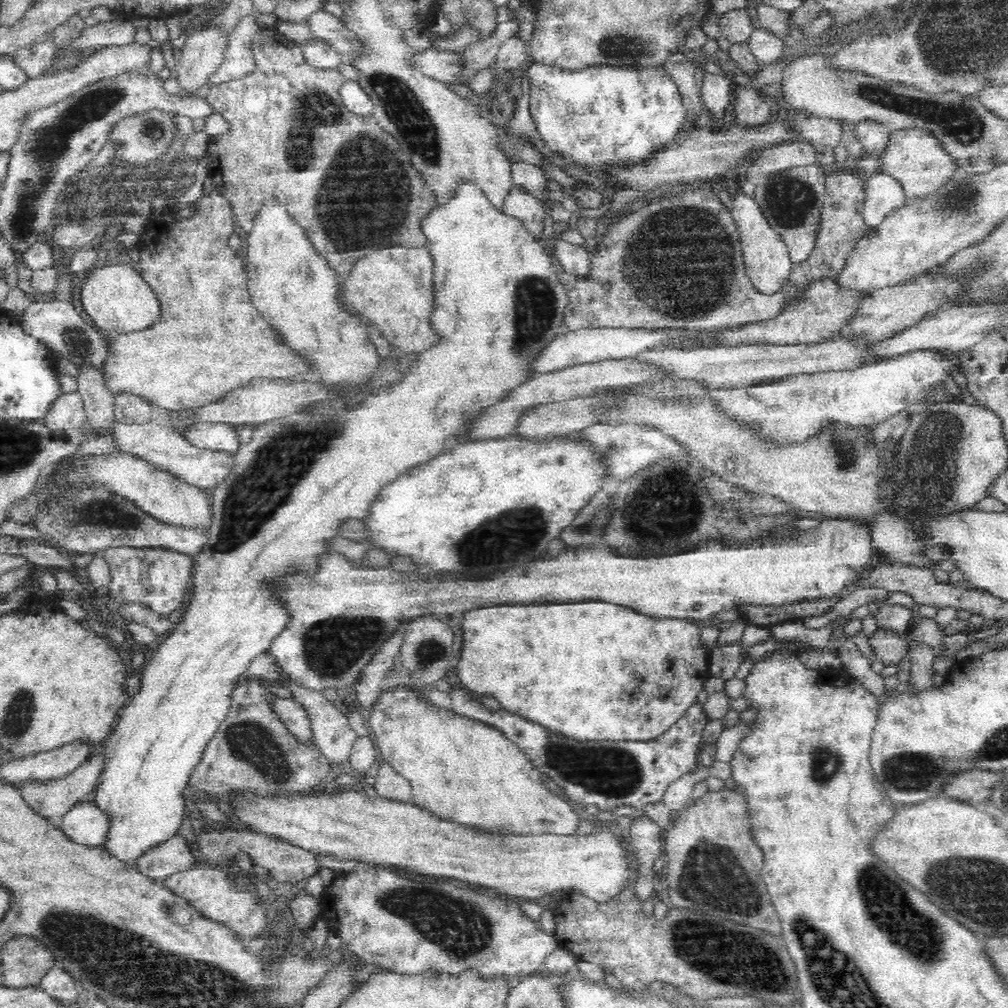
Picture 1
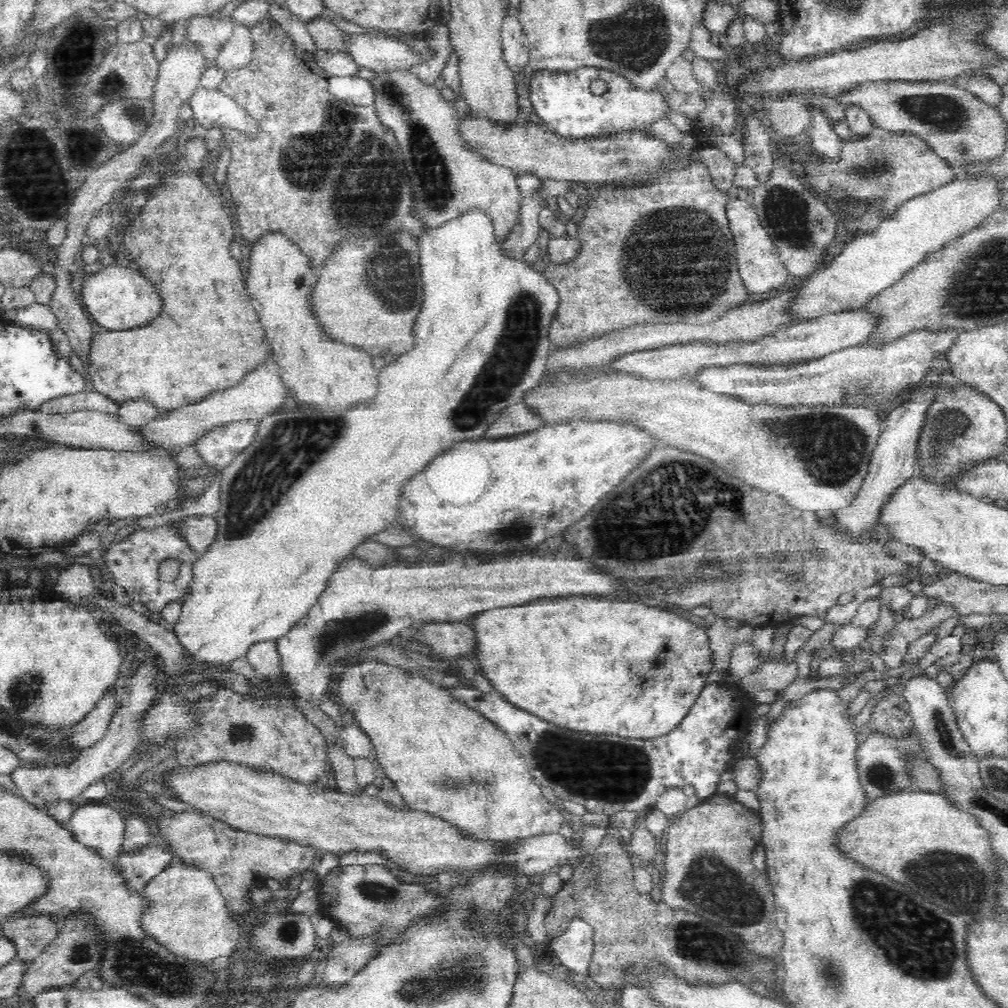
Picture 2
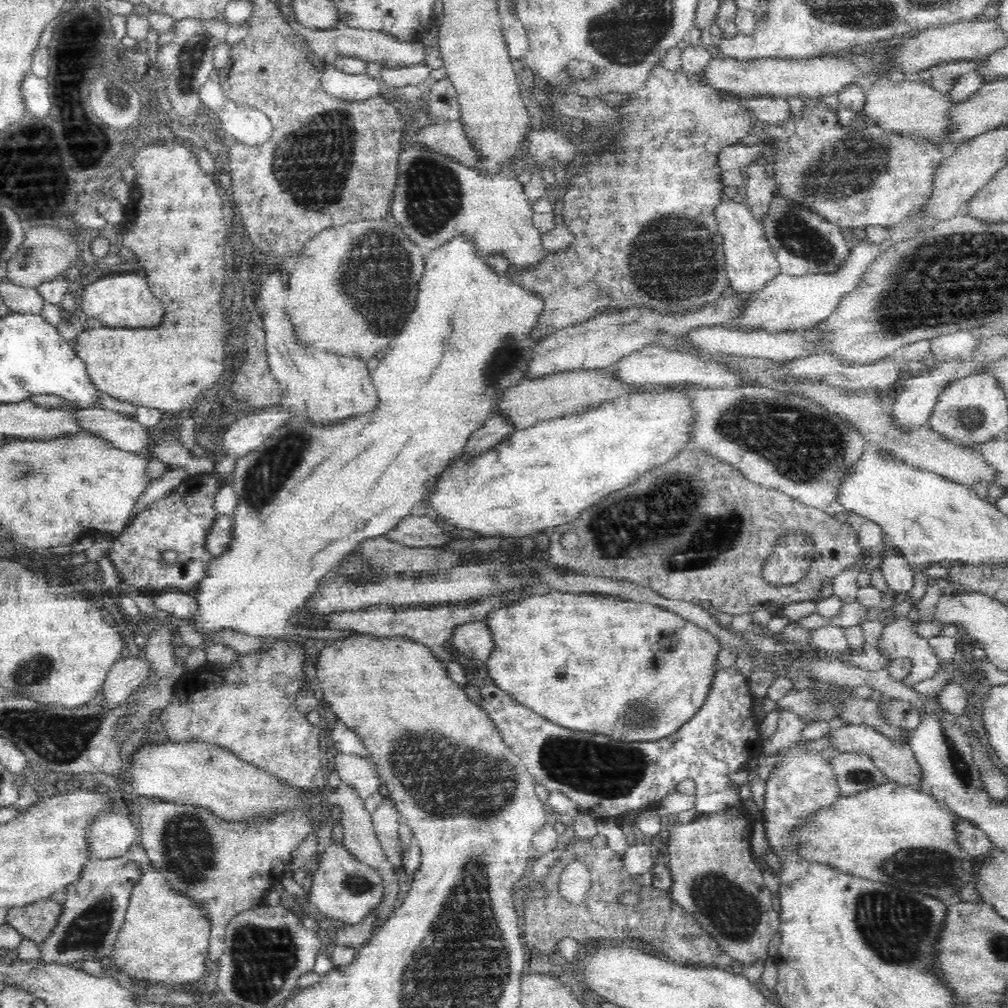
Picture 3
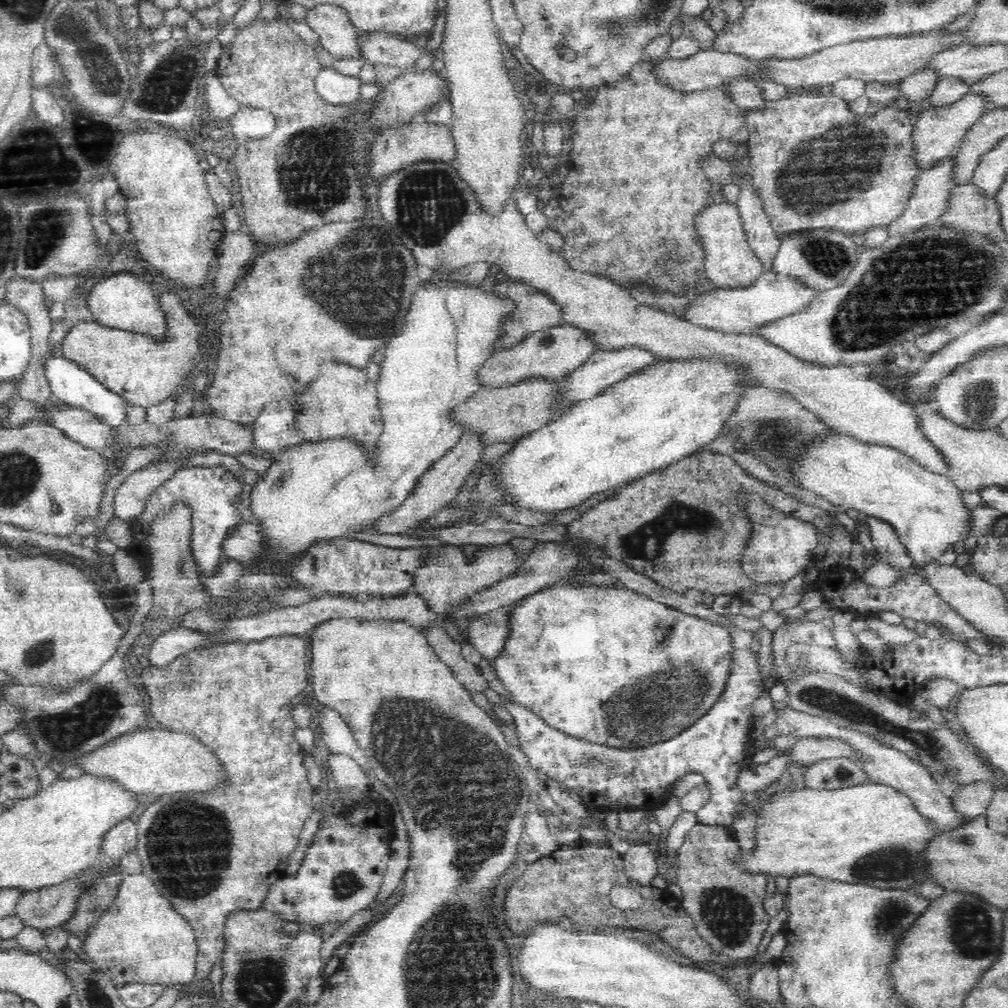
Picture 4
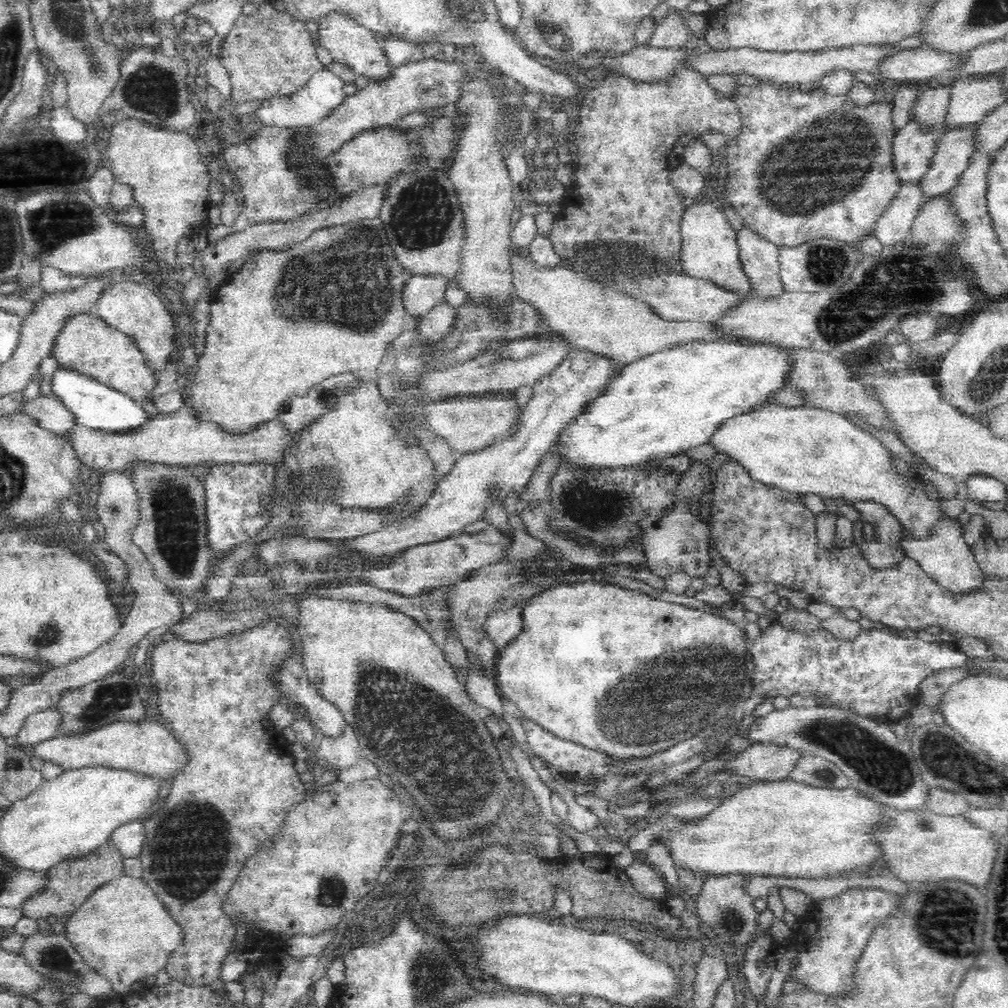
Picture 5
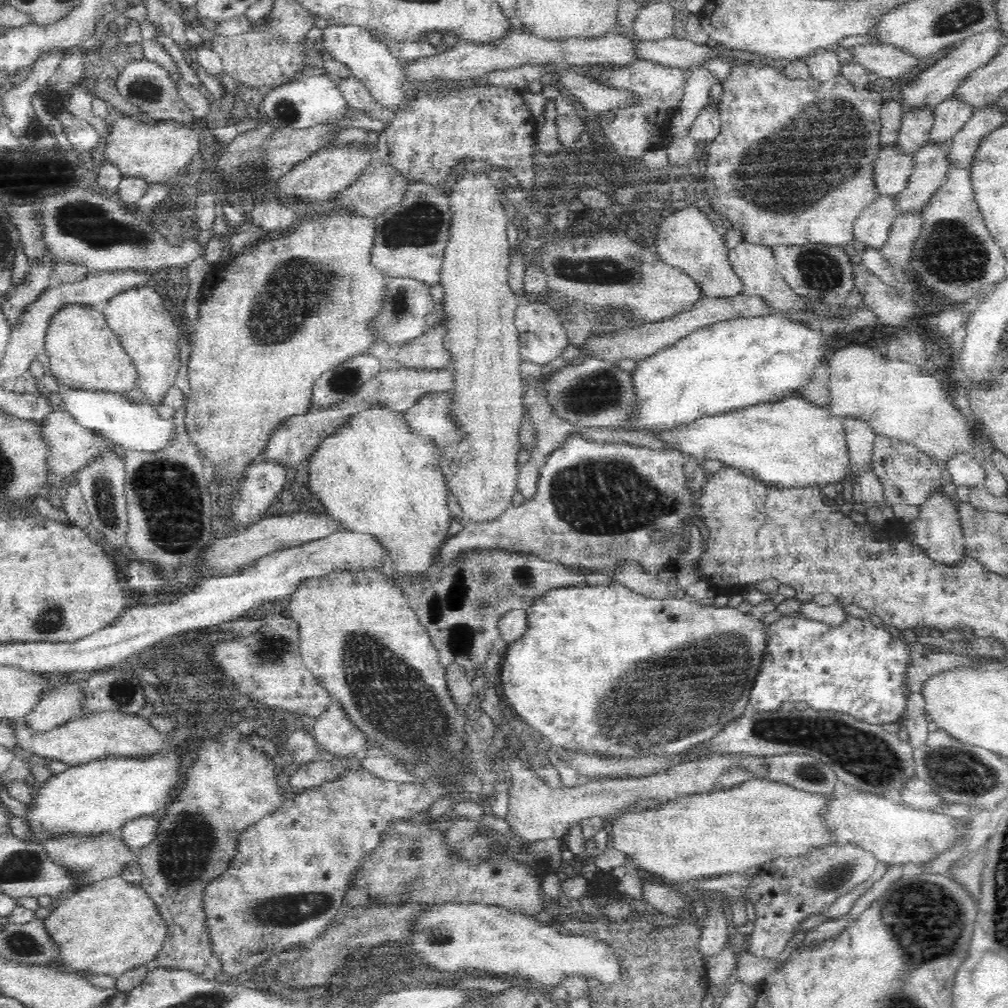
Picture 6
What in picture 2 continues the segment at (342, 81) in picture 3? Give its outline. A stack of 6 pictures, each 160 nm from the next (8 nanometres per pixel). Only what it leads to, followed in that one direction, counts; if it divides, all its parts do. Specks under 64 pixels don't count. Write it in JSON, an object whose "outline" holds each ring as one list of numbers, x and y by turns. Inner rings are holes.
{"outline":[[329,76,327,91,343,103,374,105,375,94,371,80,360,76]]}

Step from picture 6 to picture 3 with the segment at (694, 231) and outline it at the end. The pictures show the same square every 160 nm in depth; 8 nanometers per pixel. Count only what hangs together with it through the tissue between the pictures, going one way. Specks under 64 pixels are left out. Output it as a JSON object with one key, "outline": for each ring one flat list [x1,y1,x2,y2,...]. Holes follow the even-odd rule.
{"outline":[[726,198,714,207,713,215,723,248,726,280,732,290,738,294,756,292,767,280,780,273,778,261,765,237,764,229,754,221,754,216,745,202]]}

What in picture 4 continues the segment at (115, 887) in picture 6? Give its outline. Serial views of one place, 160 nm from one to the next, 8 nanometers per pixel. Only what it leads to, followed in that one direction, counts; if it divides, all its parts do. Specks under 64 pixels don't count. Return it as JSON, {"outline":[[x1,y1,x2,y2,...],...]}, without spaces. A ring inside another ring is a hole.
{"outline":[[144,873,122,877,110,908,90,926,82,950,84,958,108,975,117,987,139,982,181,984,190,989,196,972,197,942,190,923,172,909,170,901,160,895]]}

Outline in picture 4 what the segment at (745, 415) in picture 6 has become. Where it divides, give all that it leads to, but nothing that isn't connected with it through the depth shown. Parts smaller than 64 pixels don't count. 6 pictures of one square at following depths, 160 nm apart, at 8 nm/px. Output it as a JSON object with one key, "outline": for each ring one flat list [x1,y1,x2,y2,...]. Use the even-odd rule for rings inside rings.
{"outline":[[830,428,822,435,814,435,810,440,806,440,802,448,798,448,798,454,788,460,785,470,795,485,826,498,837,508,852,508,860,512,861,516,870,515,888,521,900,535,900,541,908,548,913,559,913,570,922,574,922,565,940,558,949,545,964,542,969,533,967,526,970,509,966,509,960,490,946,478,945,474,922,468,921,464,896,448,867,444,865,441,860,441,857,436,840,433]]}

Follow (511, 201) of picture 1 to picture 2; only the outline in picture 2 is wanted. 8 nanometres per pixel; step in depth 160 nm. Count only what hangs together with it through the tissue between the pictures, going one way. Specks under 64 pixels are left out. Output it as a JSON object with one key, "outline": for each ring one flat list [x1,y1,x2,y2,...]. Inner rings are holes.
{"outline":[[532,194,522,199,520,223,510,232,508,238,501,243,505,256,514,260,523,259,526,250,534,244,540,232,539,214,542,210,542,198]]}

